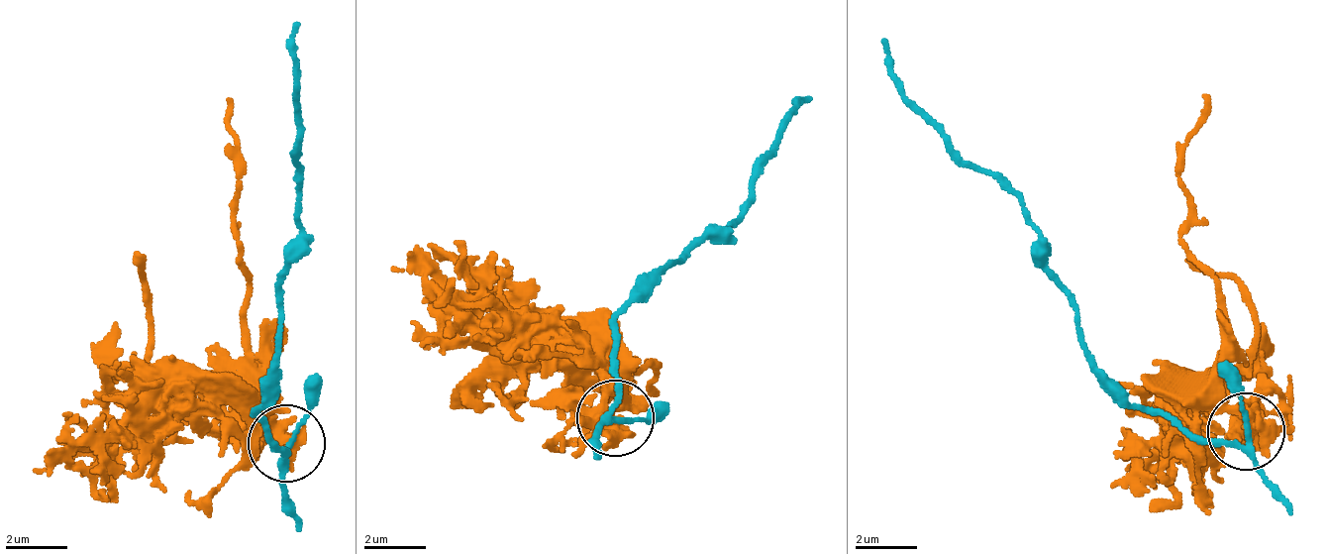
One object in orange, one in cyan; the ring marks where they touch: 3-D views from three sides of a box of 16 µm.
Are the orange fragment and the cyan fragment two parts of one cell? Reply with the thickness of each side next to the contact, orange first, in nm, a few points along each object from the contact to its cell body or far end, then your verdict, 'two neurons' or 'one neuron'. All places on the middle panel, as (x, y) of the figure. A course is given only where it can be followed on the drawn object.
calibres 300 and 150 nm; course orange (617, 416), (608, 389), (614, 396), (635, 363), (662, 371), (657, 397); course cyan (617, 416), (614, 318), (681, 258), (711, 237), (726, 239), (790, 111), (811, 100); two neurons

